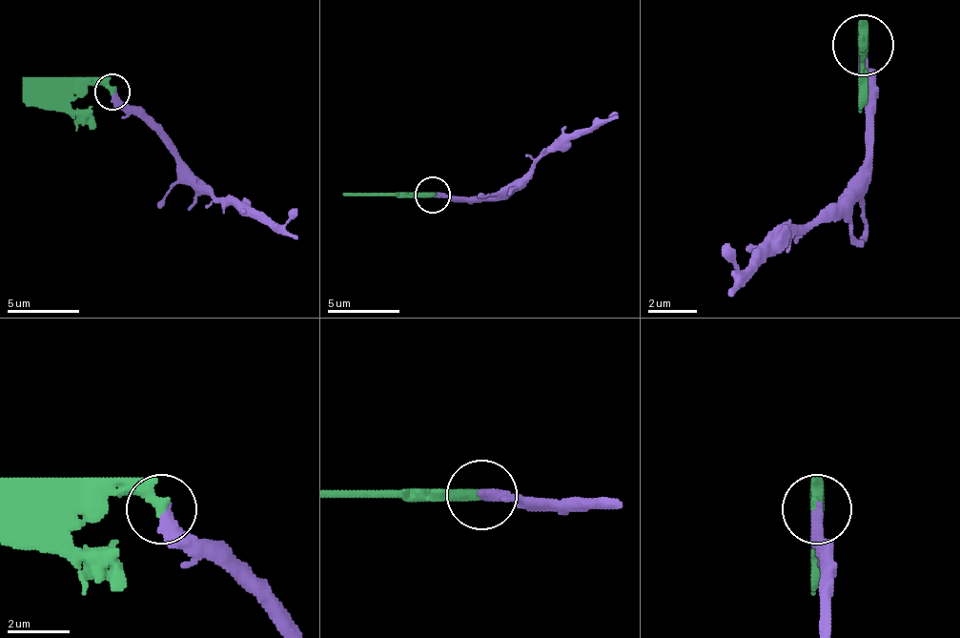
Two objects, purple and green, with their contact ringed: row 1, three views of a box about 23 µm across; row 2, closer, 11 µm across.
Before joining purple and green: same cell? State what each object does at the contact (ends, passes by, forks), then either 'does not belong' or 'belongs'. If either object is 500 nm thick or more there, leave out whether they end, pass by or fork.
purple ends | green ends | does not belong

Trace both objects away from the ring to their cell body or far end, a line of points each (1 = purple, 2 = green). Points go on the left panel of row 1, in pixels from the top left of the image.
1: (113, 91), (181, 166), (217, 198), (242, 202), (275, 223), (293, 209)
2: (113, 91), (99, 83), (41, 83), (23, 101)

